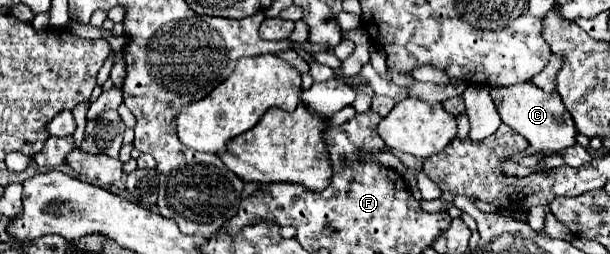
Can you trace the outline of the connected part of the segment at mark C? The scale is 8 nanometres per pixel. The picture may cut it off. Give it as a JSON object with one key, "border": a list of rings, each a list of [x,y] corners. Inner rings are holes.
{"border":[[[519,83],[513,87],[493,87],[491,97],[497,105],[501,121],[519,135],[523,135],[535,151],[539,149],[559,153],[567,147],[577,145],[577,127],[569,111],[565,111],[557,93],[545,93],[533,83]]]}

